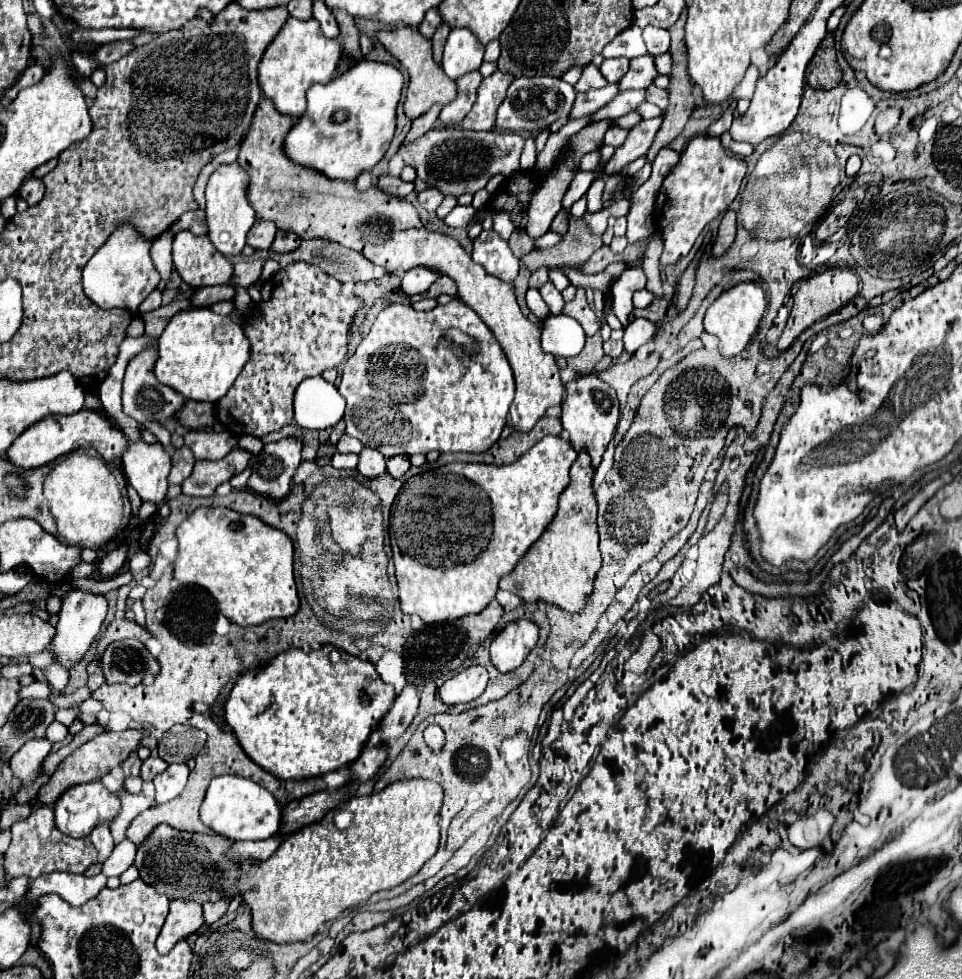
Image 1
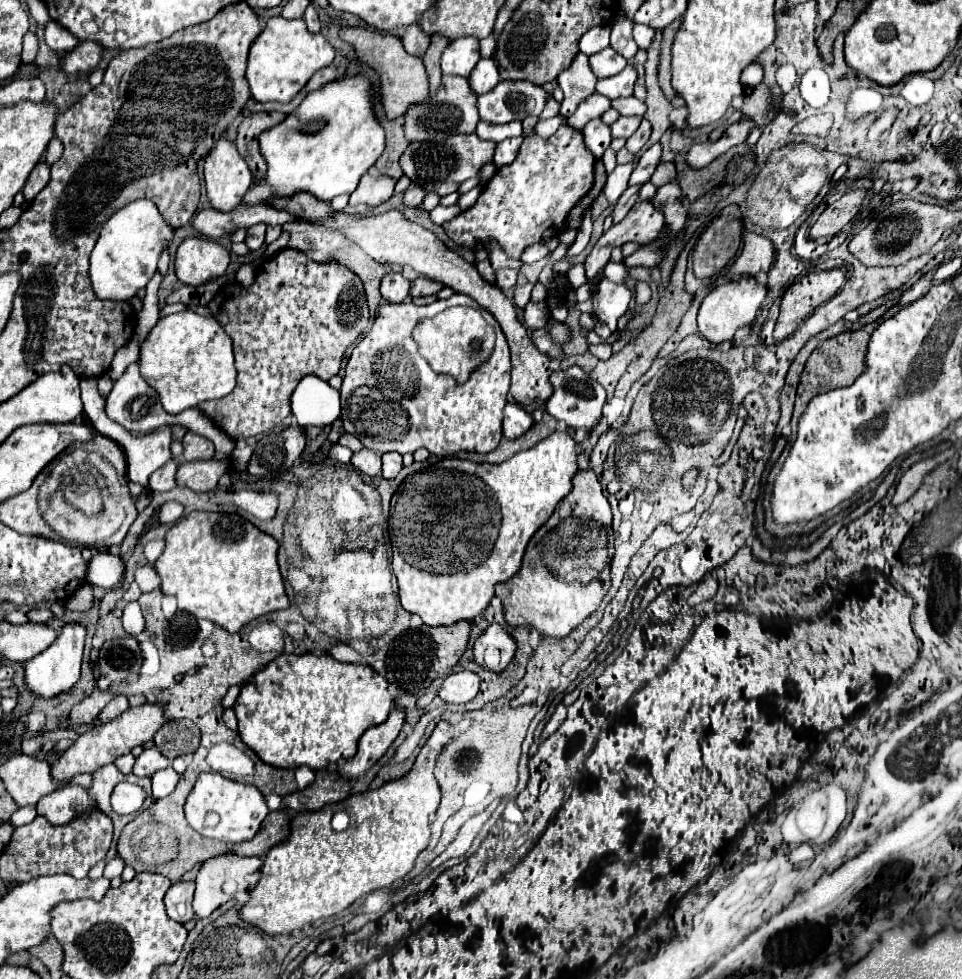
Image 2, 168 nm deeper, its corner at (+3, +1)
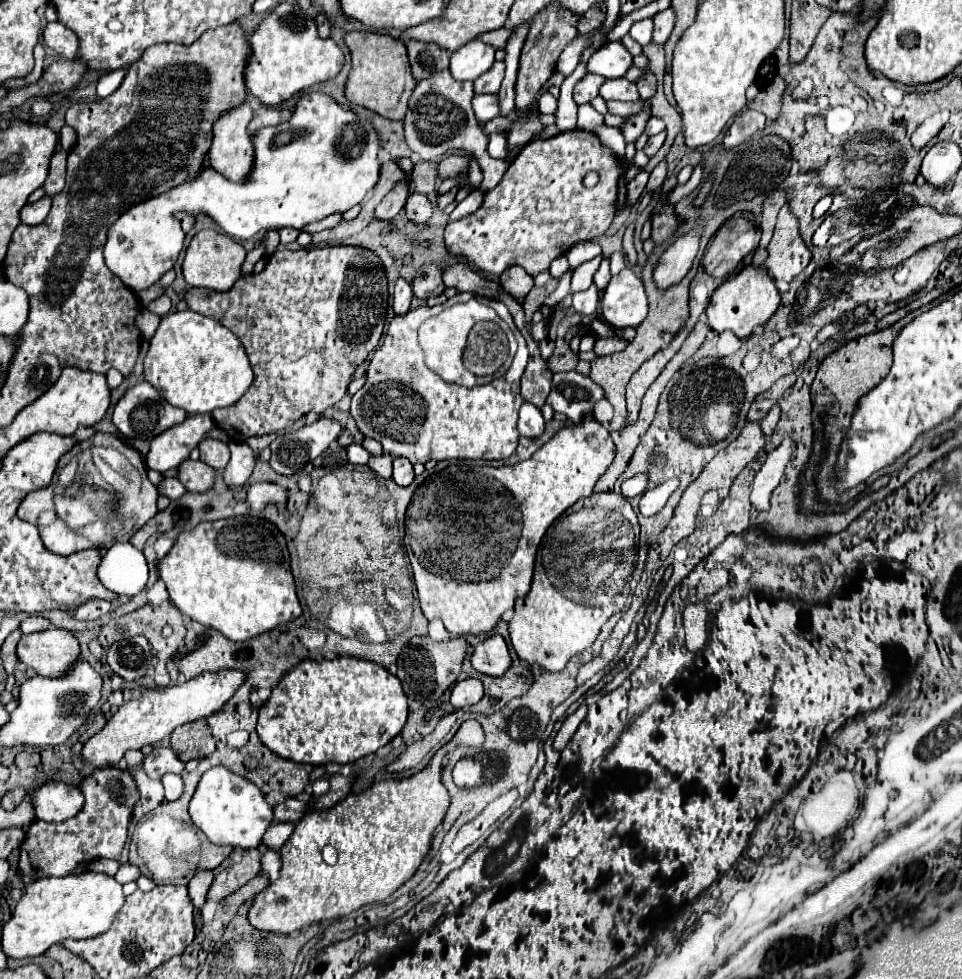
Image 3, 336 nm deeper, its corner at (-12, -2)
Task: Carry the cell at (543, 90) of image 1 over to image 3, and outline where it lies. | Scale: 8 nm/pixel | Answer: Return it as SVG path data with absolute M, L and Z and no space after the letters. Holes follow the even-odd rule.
M476 95L476 99L472 99L472 107L476 111L476 117L482 123L486 123L500 115L500 97L498 95Z

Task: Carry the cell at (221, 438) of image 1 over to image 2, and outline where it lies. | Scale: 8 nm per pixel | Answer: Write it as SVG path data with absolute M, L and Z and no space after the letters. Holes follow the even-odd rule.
M187 432L185 438L183 438L183 460L207 460L207 458L213 458L215 456L215 448L213 448L213 442L199 436L199 434L193 434L193 432Z

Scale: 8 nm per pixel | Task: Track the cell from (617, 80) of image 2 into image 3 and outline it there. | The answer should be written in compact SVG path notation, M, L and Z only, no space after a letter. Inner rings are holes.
M608 79L602 87L600 87L600 95L610 101L610 99L618 99L618 101L638 101L638 87L636 83L628 81L628 79Z

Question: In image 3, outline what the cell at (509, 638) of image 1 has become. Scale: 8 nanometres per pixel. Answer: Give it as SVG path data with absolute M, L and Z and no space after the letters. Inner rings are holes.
M492 635L484 643L480 643L472 653L472 665L474 669L492 677L504 675L512 667L512 655L504 637Z

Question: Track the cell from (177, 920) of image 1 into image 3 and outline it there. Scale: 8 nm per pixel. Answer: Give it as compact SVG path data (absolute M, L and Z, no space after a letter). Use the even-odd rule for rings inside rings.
M198 873L190 883L188 883L188 897L194 905L196 911L202 911L204 903L206 903L206 895L208 895L208 889L210 889L210 883L212 883L212 873Z

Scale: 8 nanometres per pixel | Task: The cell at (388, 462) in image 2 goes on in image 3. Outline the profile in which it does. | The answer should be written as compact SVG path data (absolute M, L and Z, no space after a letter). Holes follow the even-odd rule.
M396 457L394 459L394 475L392 475L392 479L398 485L410 485L412 479L414 479L412 463L408 463L408 459L404 459L404 457Z

